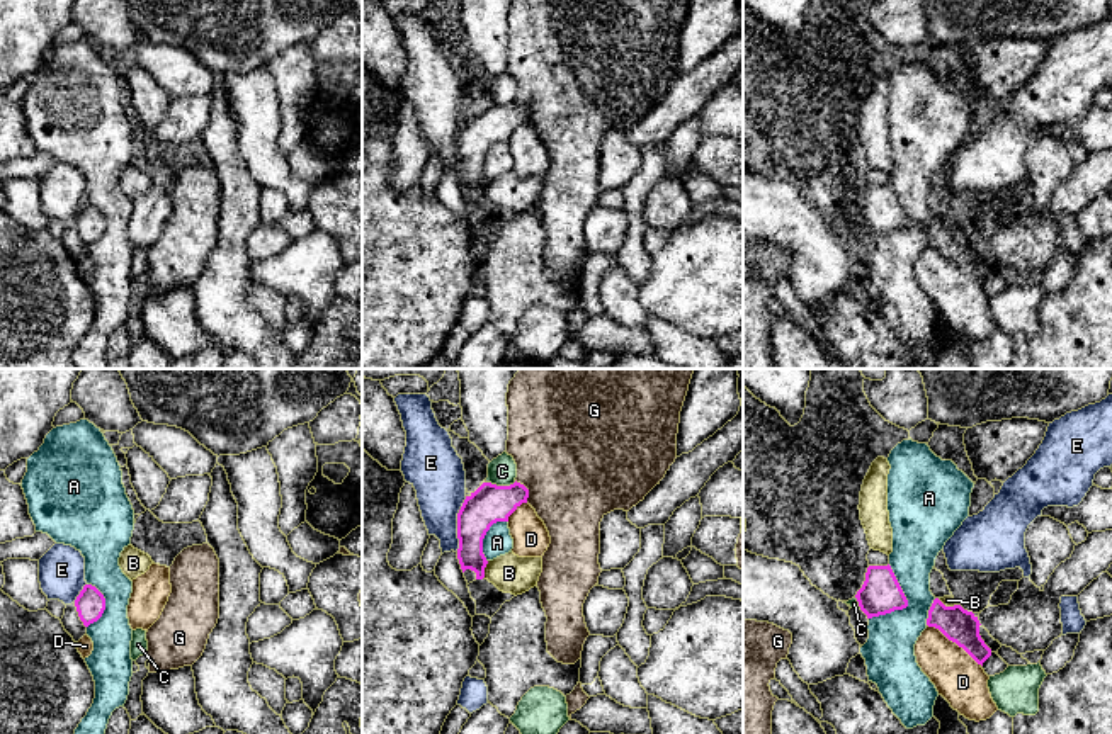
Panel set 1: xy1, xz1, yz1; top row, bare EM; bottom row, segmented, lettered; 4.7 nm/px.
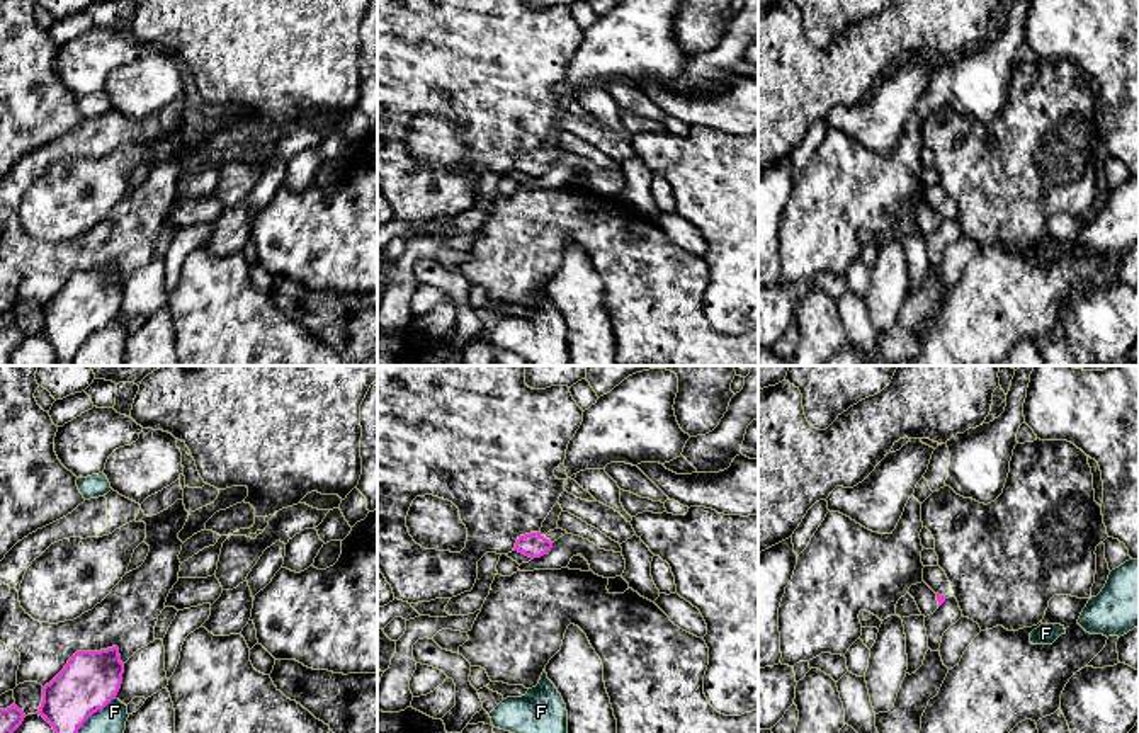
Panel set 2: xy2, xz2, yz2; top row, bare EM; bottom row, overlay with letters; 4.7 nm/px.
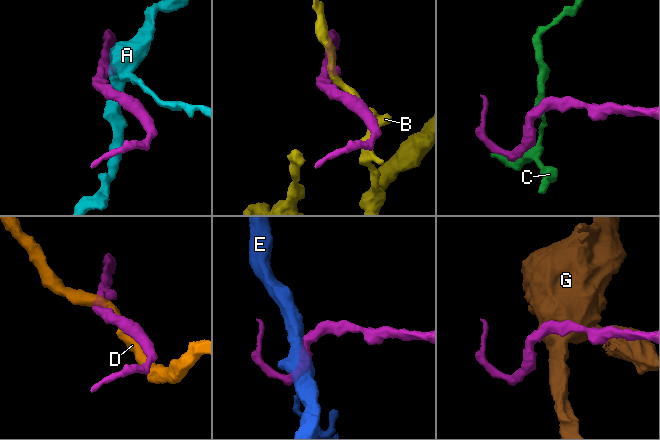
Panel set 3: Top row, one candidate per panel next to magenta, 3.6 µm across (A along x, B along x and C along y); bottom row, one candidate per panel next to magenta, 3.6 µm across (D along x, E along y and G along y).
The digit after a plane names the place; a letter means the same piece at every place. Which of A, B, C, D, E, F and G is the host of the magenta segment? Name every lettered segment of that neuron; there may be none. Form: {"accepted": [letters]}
{"accepted": []}

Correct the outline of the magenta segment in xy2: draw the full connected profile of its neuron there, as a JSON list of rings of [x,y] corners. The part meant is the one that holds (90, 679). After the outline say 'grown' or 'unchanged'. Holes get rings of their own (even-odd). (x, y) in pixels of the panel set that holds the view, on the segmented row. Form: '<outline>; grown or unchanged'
[[[119,648],[76,651],[65,668],[42,687],[42,716],[54,733],[78,733],[83,723],[116,699],[124,663]]]; unchanged

